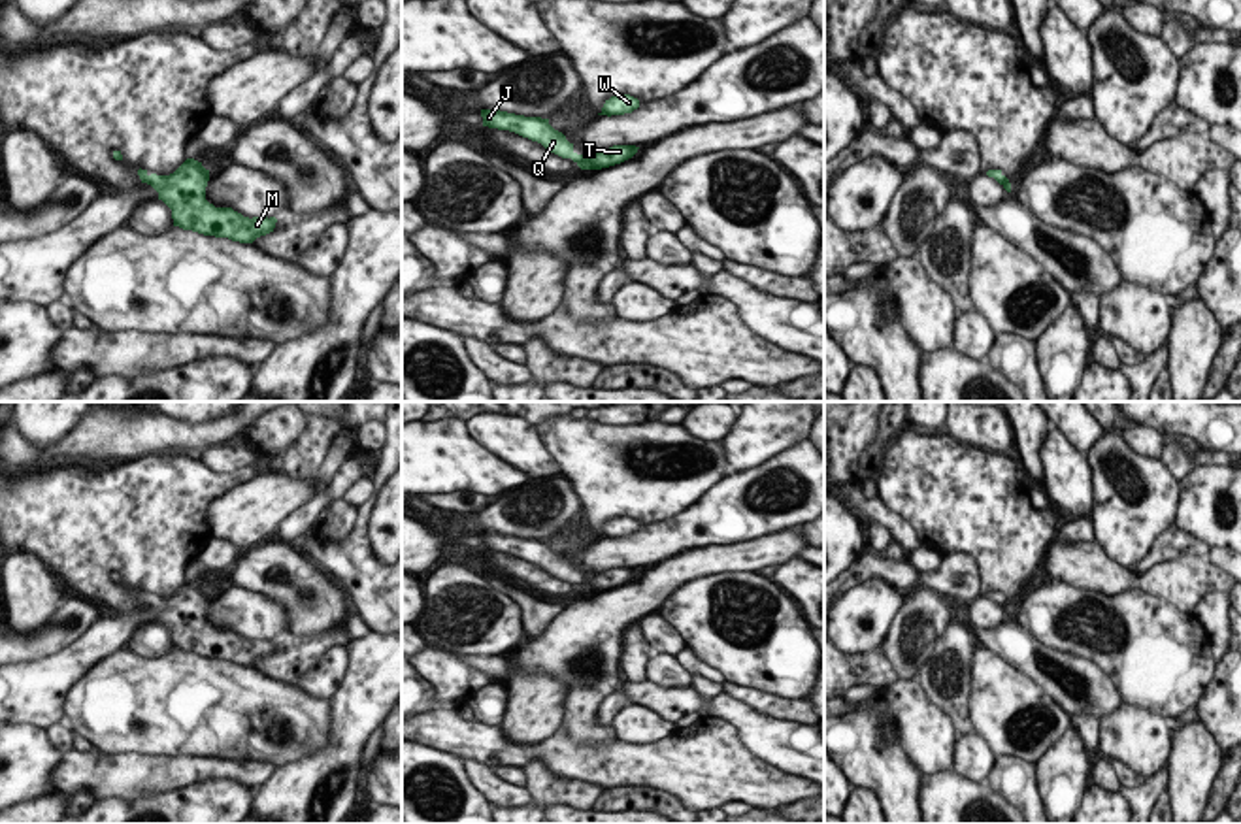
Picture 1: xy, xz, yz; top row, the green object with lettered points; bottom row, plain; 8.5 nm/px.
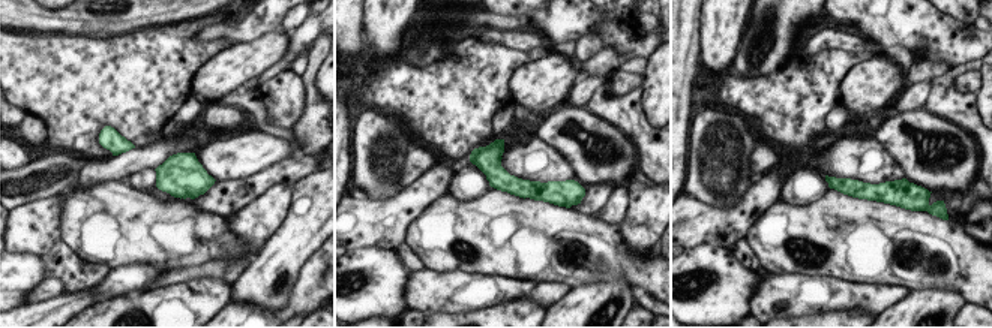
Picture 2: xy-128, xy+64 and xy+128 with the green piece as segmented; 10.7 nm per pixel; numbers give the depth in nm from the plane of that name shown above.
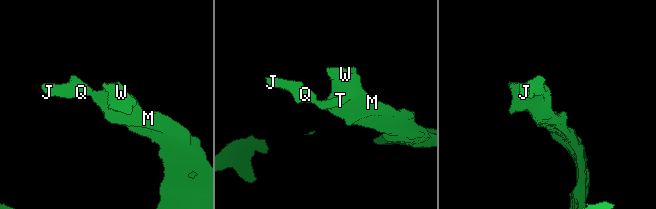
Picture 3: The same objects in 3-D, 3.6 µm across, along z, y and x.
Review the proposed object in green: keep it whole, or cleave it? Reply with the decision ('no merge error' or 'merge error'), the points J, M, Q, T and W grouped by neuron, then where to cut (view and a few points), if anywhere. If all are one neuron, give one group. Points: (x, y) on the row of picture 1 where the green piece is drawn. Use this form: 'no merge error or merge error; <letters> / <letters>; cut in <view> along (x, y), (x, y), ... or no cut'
no merge error; J M Q T W; no cut

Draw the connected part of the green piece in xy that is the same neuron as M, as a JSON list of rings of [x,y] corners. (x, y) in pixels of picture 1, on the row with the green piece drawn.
[[[187,158],[174,173],[157,175],[138,170],[141,183],[151,185],[172,209],[174,226],[204,236],[228,238],[240,243],[253,243],[256,238],[273,232],[275,217],[243,217],[232,207],[215,207],[206,200],[209,170],[194,158]]]

